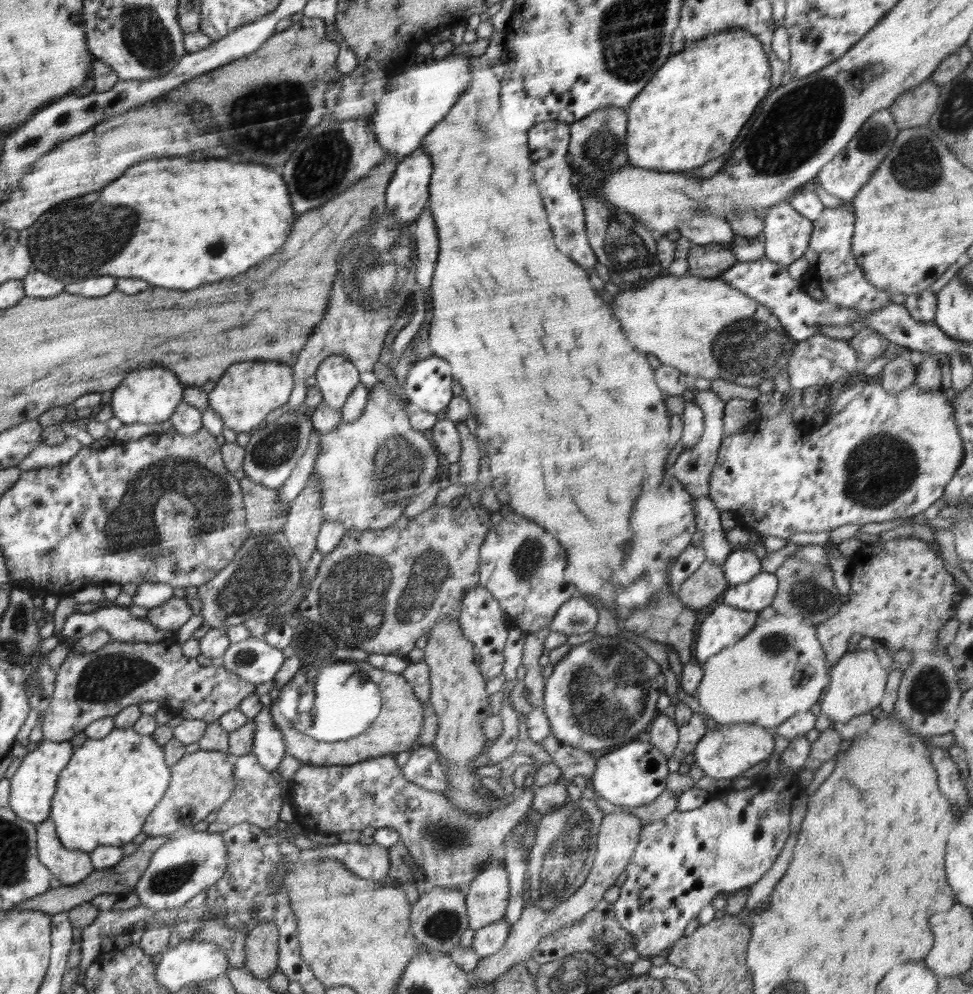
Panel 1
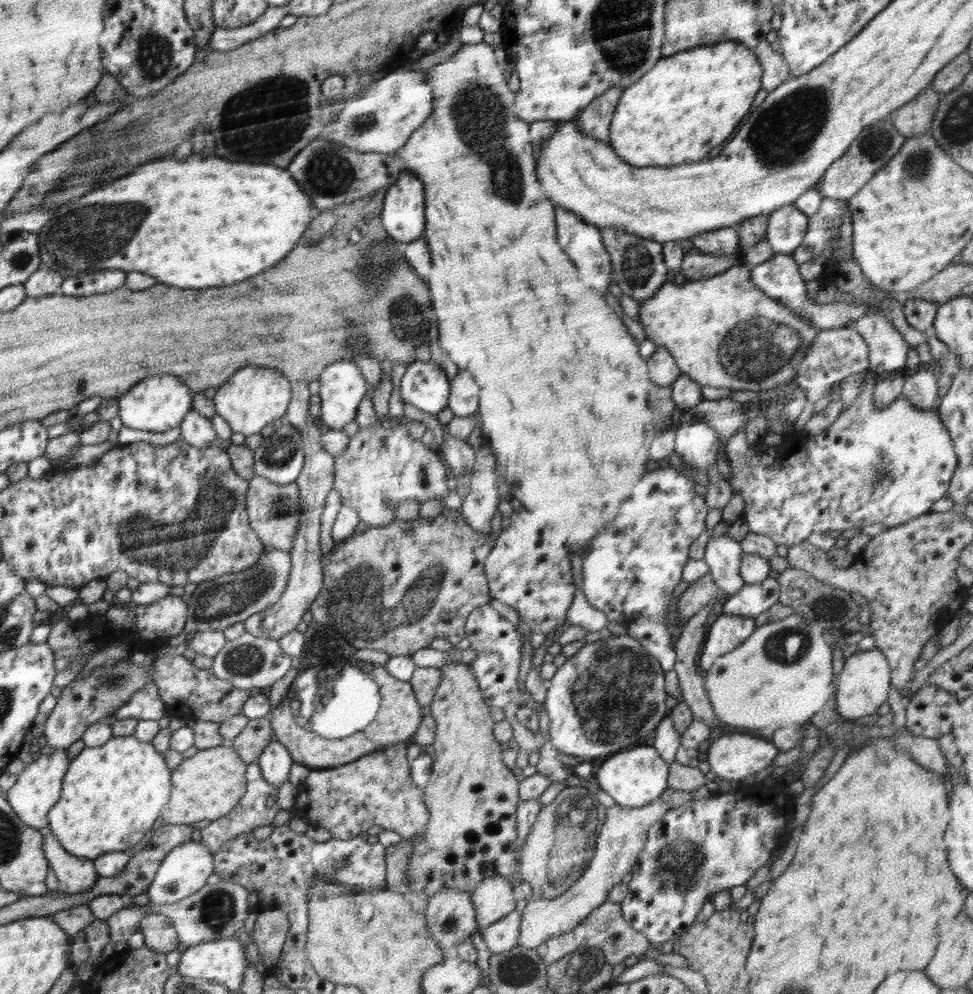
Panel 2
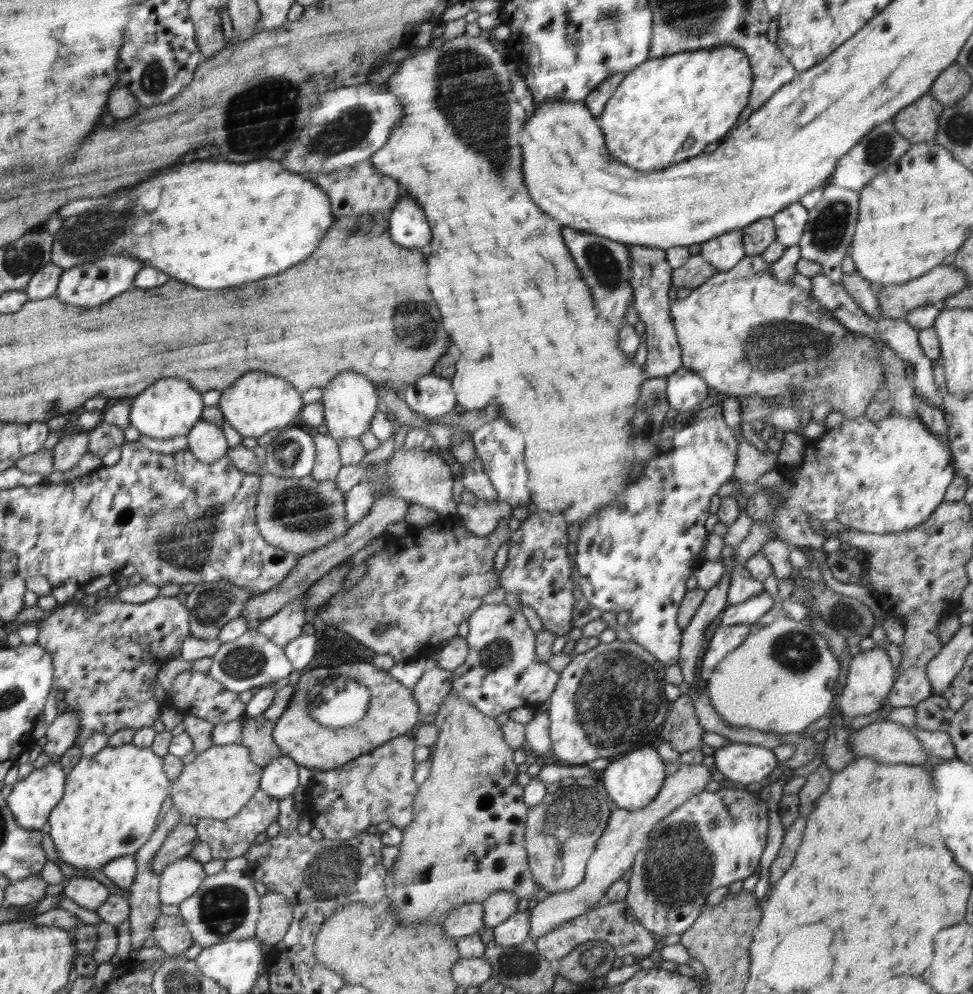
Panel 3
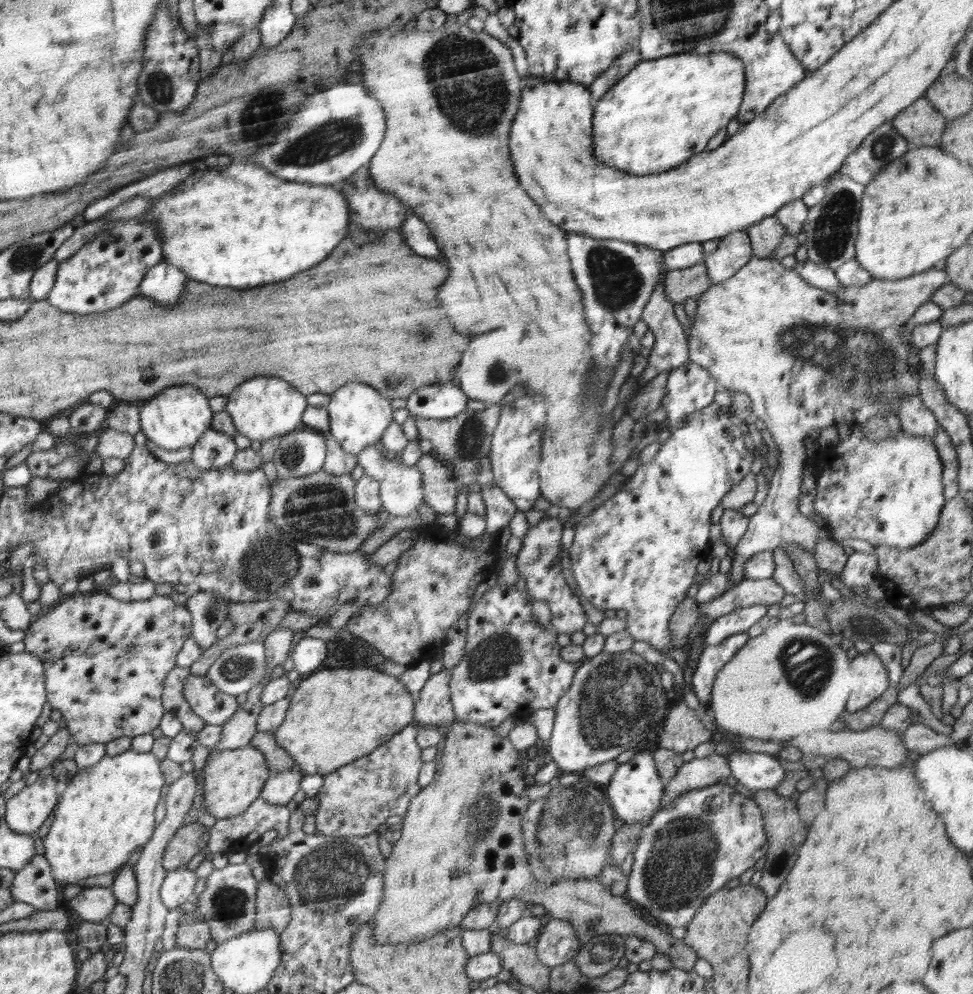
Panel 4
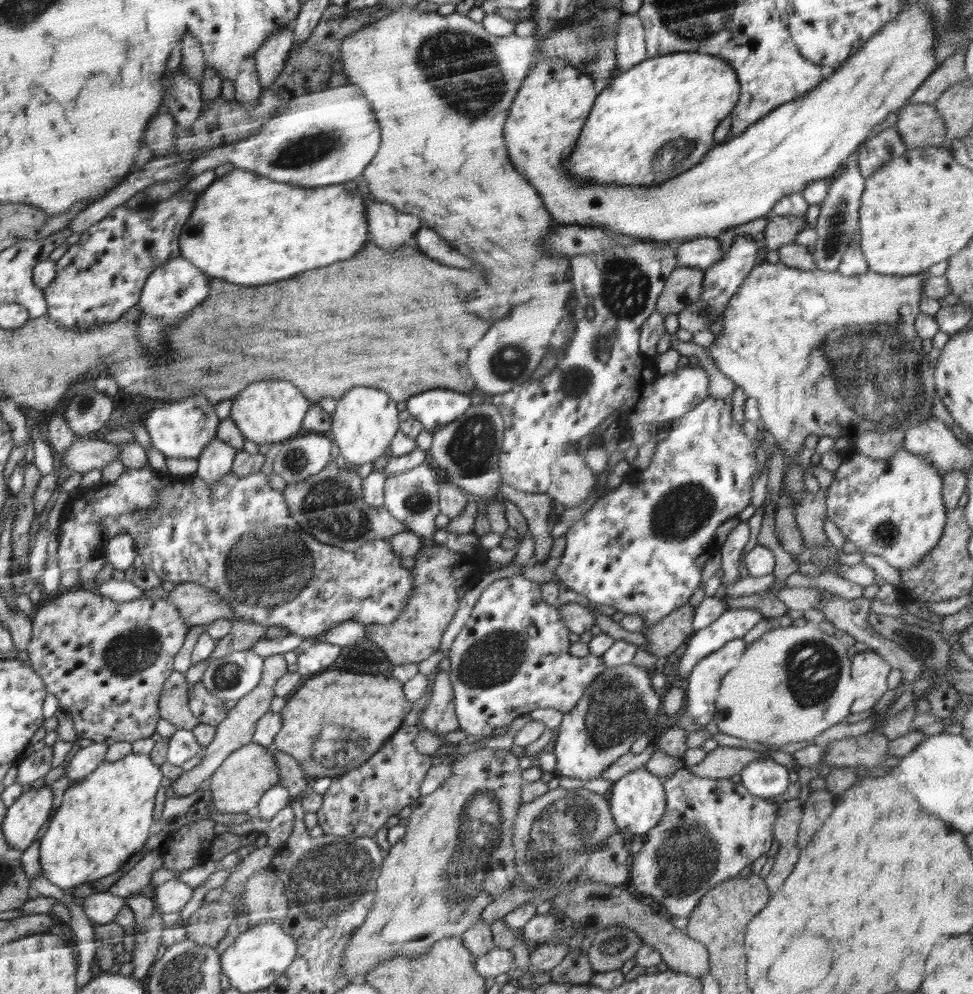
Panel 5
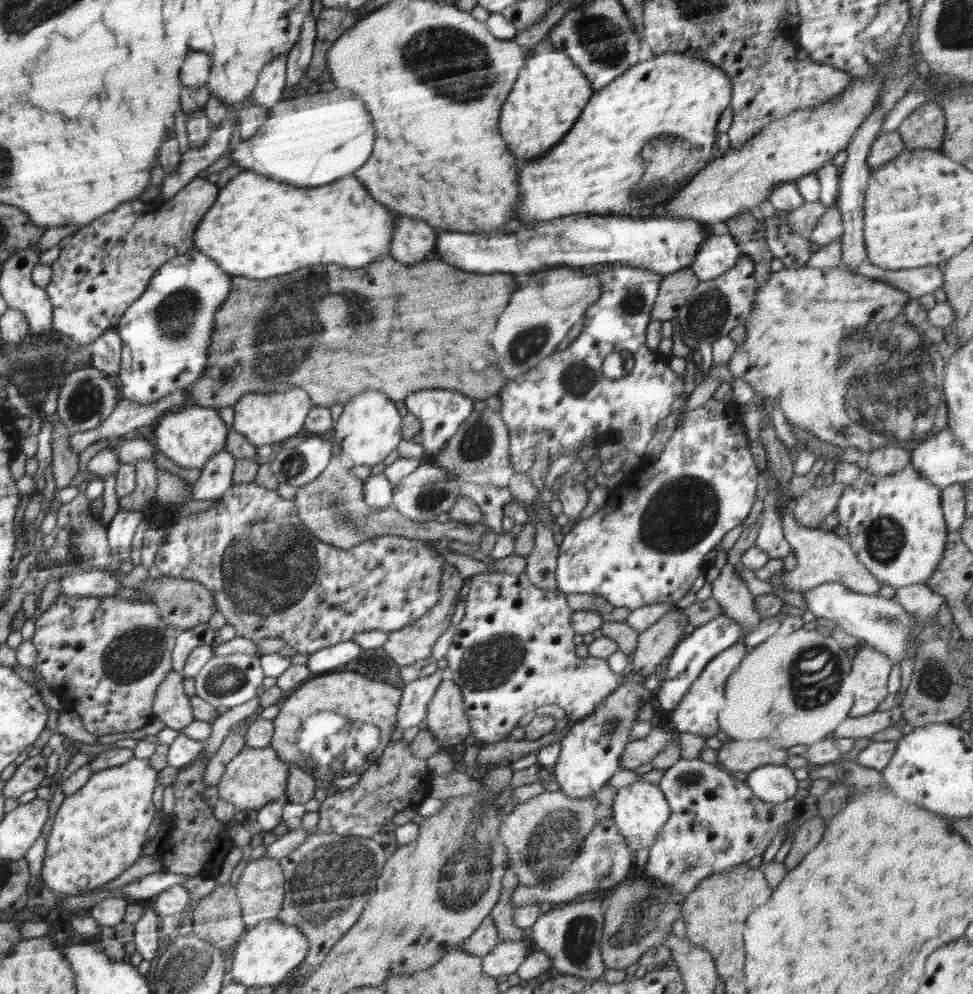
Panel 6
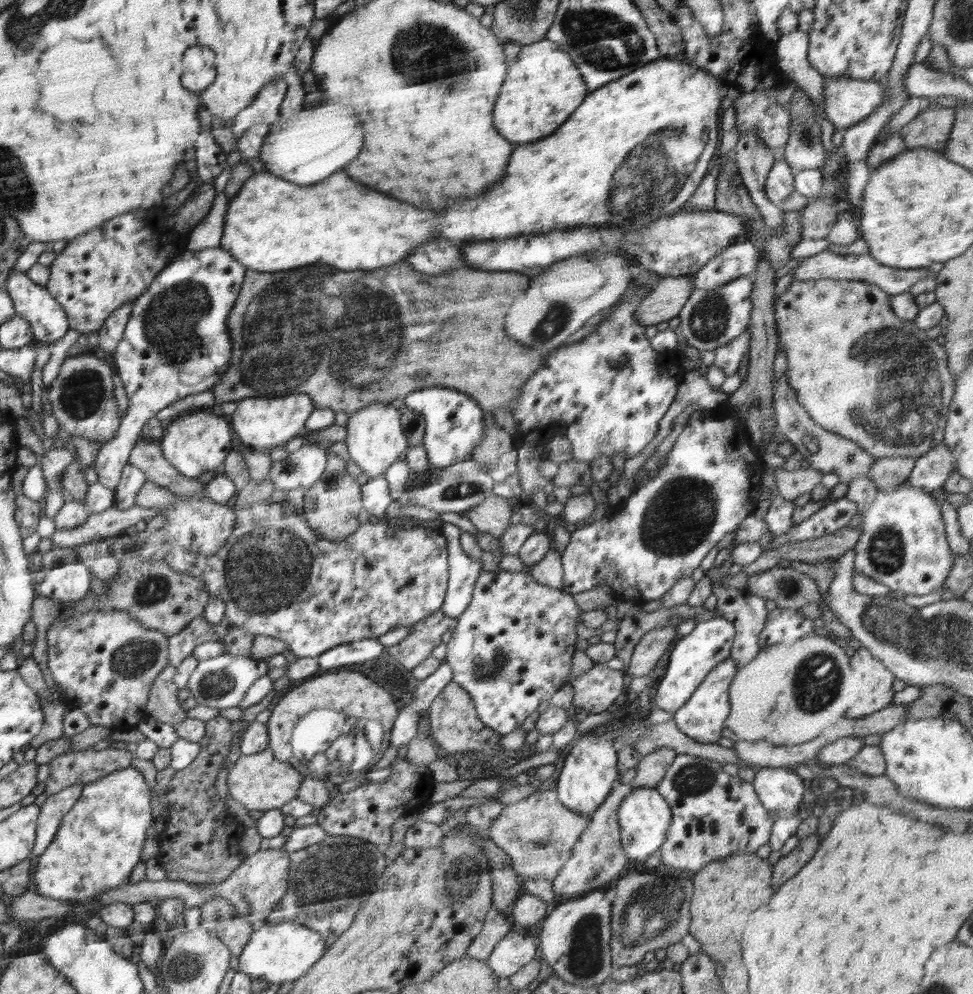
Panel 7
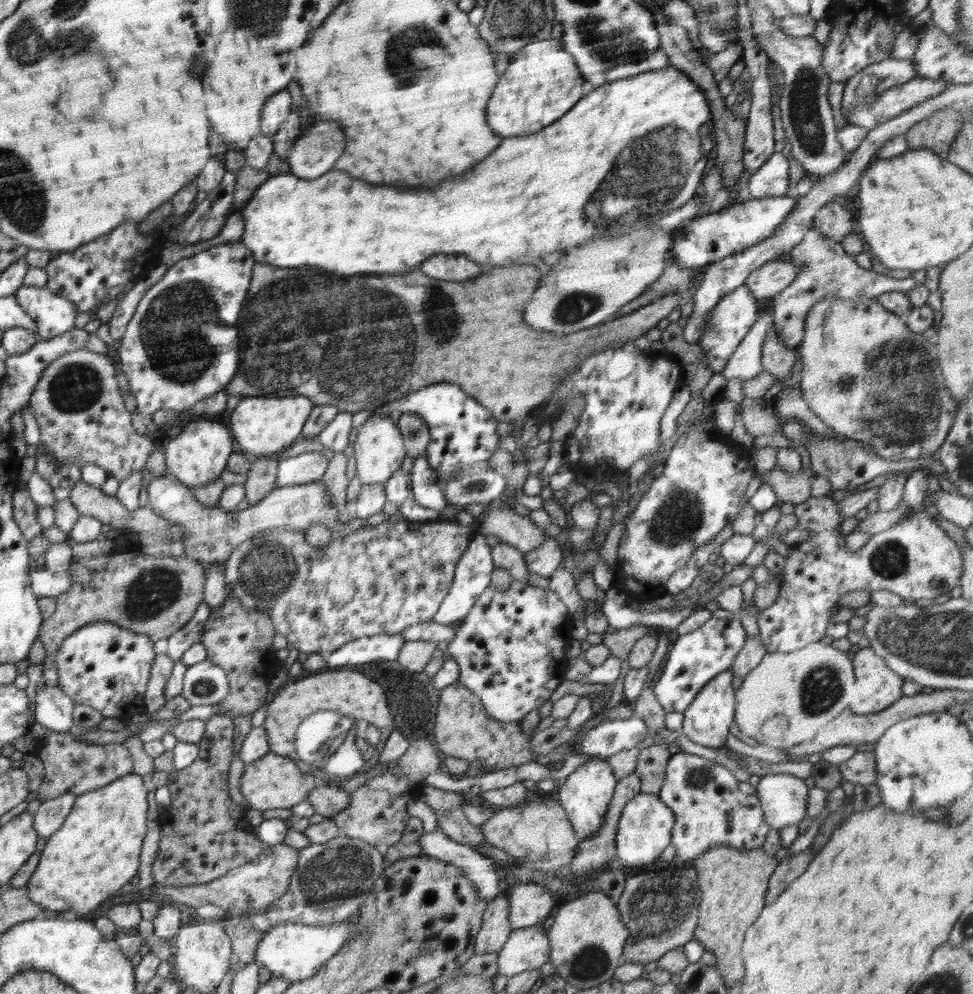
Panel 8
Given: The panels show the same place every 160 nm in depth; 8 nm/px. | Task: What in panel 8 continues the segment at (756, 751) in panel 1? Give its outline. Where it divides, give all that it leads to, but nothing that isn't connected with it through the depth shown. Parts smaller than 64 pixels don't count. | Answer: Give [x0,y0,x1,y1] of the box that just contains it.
[755,774,810,829]

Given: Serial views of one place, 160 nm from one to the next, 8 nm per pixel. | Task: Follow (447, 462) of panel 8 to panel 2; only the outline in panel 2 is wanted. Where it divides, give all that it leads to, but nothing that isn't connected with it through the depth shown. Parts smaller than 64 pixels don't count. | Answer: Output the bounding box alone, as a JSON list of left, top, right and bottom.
[400,359,451,415]

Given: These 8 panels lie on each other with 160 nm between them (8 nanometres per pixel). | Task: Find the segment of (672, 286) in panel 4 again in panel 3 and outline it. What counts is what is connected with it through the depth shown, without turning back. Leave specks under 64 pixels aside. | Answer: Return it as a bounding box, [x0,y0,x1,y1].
[671,255,717,289]

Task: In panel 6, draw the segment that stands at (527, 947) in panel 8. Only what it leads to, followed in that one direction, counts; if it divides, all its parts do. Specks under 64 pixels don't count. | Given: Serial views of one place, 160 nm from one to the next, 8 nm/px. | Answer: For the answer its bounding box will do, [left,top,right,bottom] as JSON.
[482,941,528,978]

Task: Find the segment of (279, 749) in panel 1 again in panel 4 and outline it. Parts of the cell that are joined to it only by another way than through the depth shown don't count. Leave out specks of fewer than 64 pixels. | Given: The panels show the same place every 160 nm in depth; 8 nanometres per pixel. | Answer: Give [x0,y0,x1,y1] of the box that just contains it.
[259,766,303,806]

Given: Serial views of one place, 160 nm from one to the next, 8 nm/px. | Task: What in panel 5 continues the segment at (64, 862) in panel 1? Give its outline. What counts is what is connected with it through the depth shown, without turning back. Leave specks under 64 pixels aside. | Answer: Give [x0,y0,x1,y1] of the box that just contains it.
[81,891,126,924]

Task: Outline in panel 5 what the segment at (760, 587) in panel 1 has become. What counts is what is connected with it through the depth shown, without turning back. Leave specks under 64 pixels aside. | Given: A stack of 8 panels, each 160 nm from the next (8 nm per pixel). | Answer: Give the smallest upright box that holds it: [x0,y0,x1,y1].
[678,608,764,678]

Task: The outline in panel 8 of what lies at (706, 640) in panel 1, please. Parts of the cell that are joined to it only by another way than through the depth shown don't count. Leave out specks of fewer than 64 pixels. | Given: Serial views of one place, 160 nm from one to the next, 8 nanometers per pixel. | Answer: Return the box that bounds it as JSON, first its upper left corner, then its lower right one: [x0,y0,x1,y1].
[680,669,736,748]

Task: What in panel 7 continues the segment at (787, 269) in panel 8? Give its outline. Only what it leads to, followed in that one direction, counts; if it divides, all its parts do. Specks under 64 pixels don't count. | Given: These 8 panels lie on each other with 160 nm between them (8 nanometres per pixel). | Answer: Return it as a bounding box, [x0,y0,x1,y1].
[790,251,933,295]

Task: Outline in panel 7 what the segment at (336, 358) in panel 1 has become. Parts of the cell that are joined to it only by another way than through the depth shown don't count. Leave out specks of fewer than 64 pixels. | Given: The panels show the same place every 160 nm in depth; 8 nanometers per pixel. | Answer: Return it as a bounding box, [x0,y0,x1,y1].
[346,402,408,479]

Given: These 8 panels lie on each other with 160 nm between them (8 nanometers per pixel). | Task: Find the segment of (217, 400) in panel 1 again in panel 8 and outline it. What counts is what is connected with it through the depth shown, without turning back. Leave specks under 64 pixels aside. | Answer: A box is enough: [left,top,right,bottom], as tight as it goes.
[230,394,314,458]

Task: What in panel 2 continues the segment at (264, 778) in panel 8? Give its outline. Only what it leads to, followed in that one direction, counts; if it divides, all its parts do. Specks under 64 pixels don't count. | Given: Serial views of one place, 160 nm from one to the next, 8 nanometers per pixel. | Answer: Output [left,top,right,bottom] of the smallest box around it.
[163,744,248,824]

